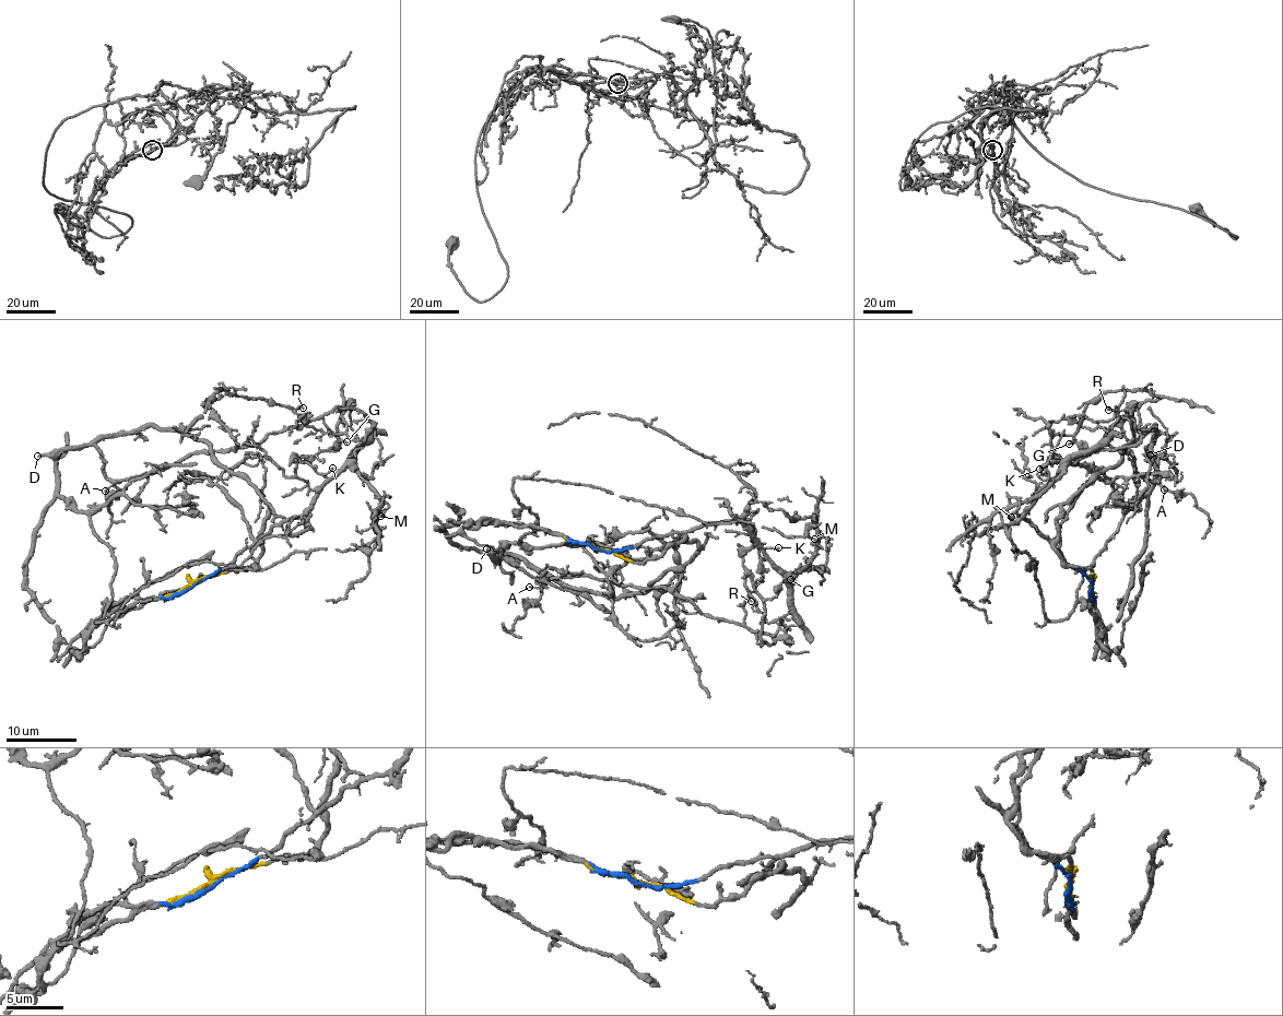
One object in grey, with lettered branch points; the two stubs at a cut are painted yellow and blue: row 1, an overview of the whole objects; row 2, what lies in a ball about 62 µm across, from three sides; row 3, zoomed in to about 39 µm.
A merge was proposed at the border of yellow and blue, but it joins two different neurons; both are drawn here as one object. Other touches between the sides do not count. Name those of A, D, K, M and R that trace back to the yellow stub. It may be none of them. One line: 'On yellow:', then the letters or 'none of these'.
On yellow: A, D, R

